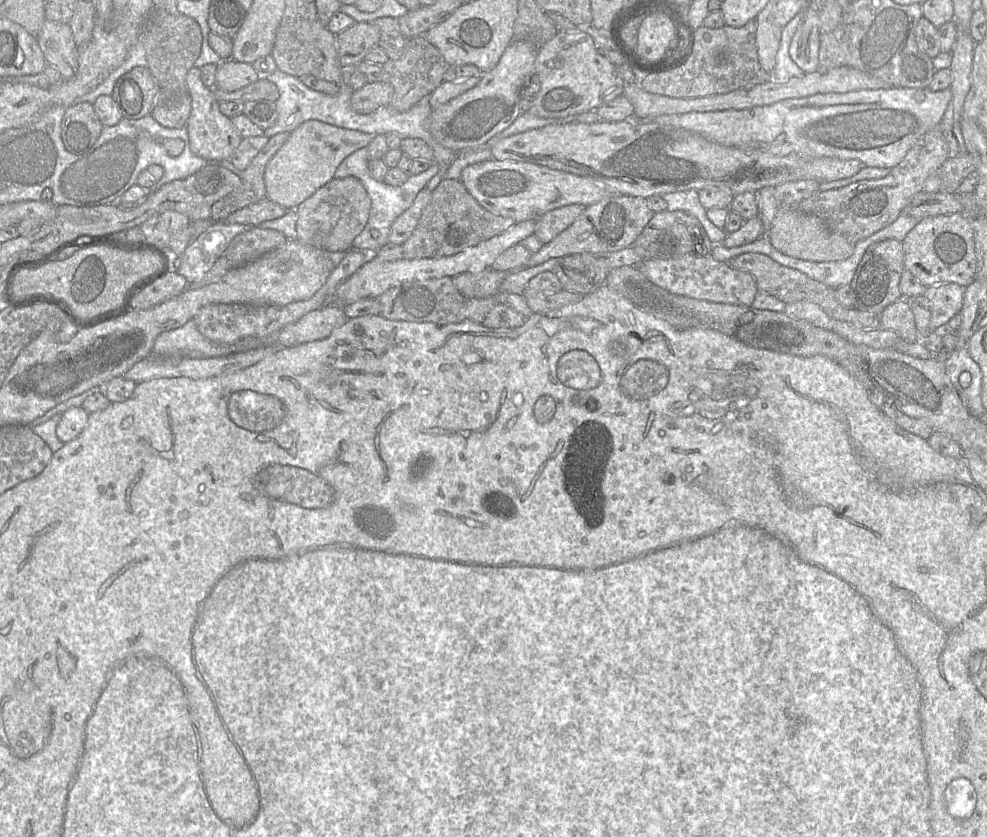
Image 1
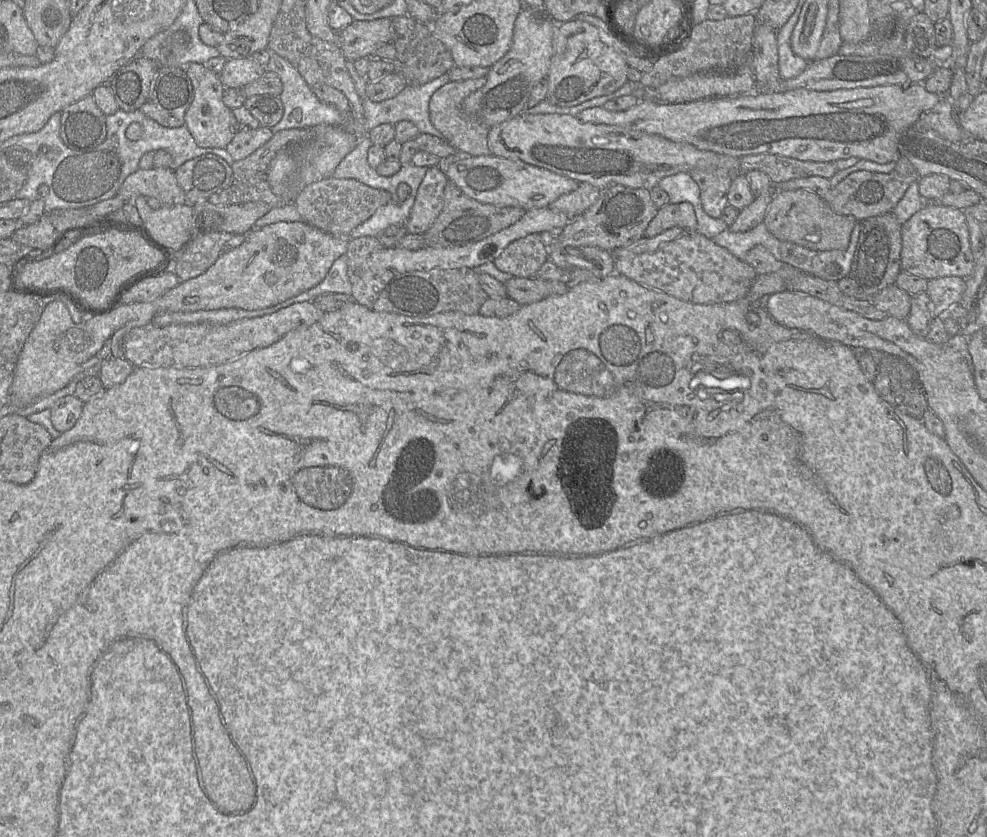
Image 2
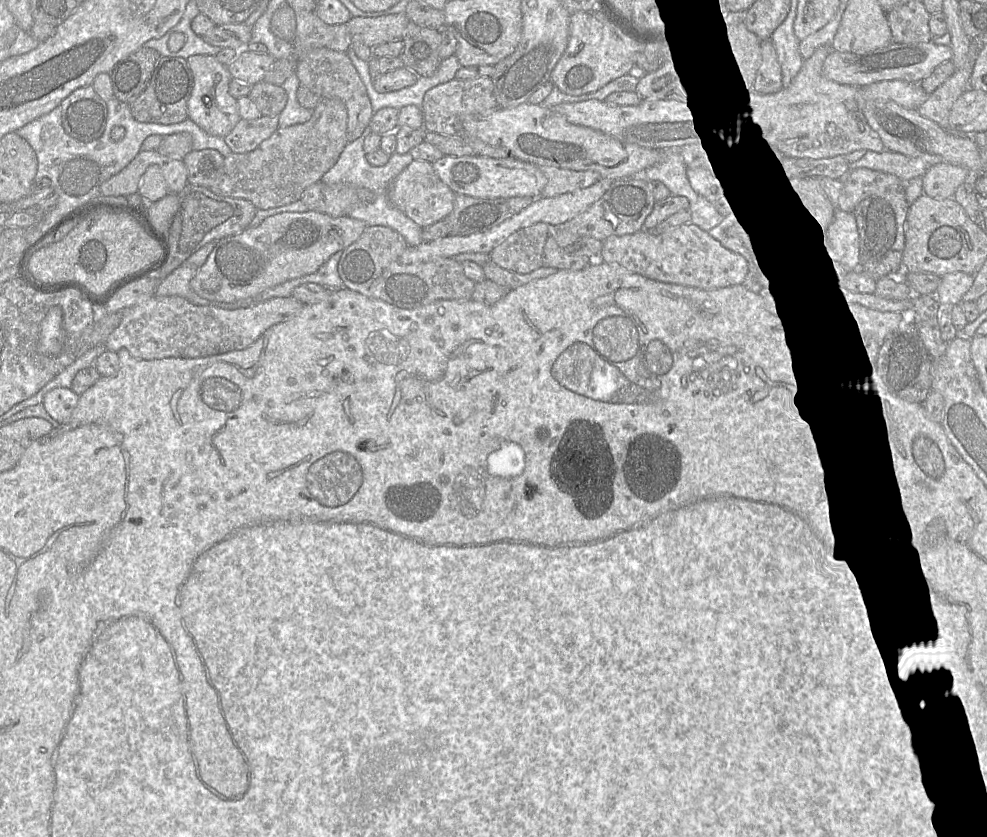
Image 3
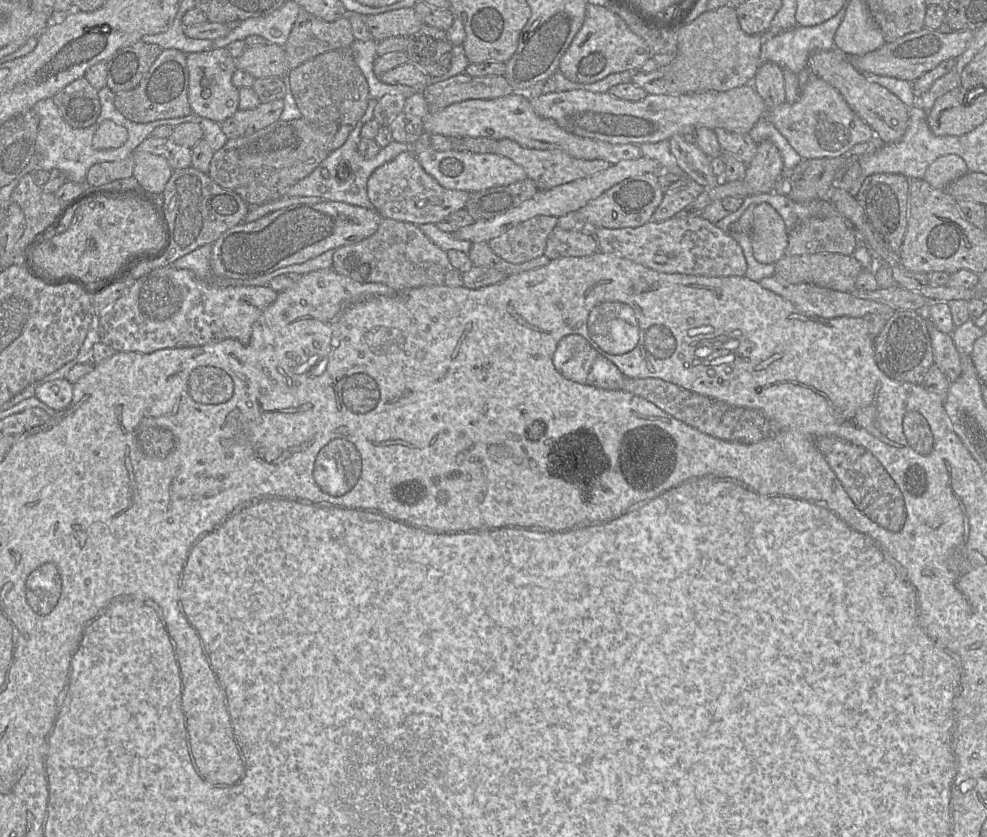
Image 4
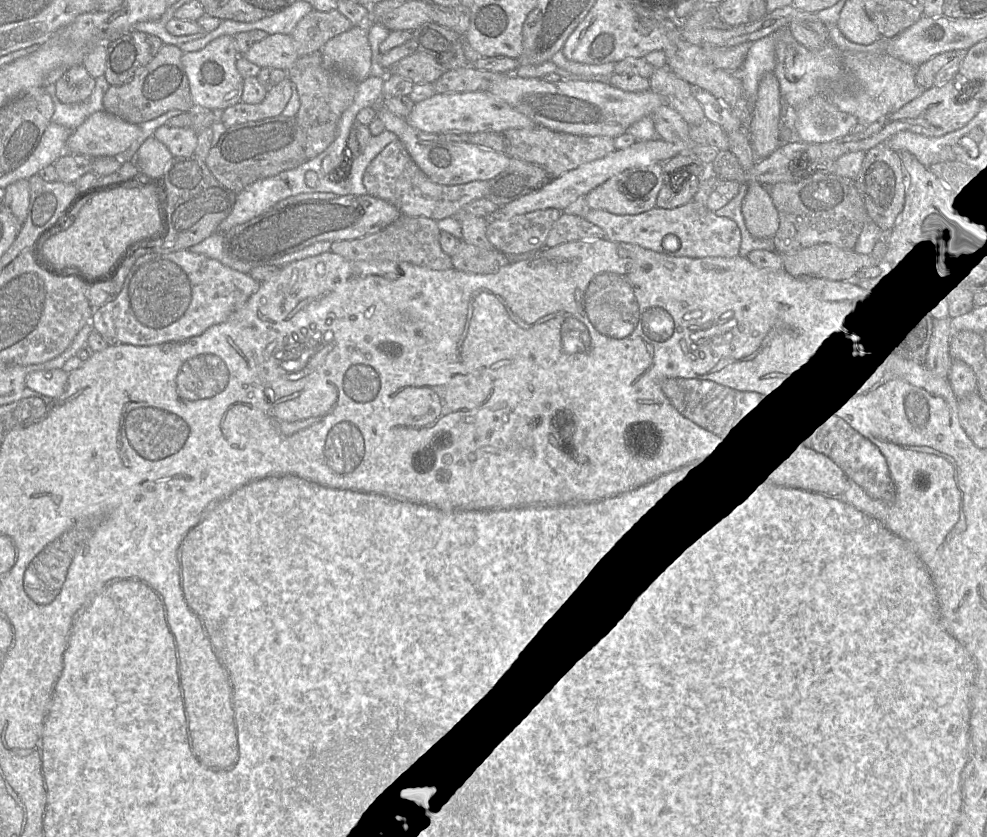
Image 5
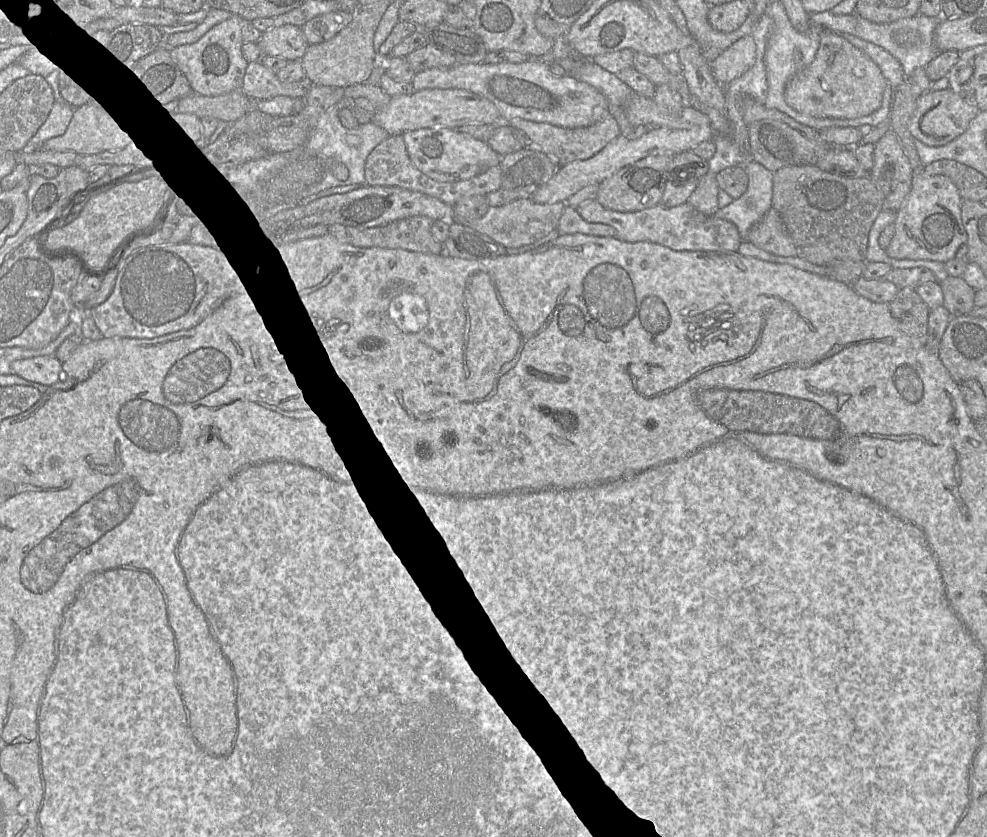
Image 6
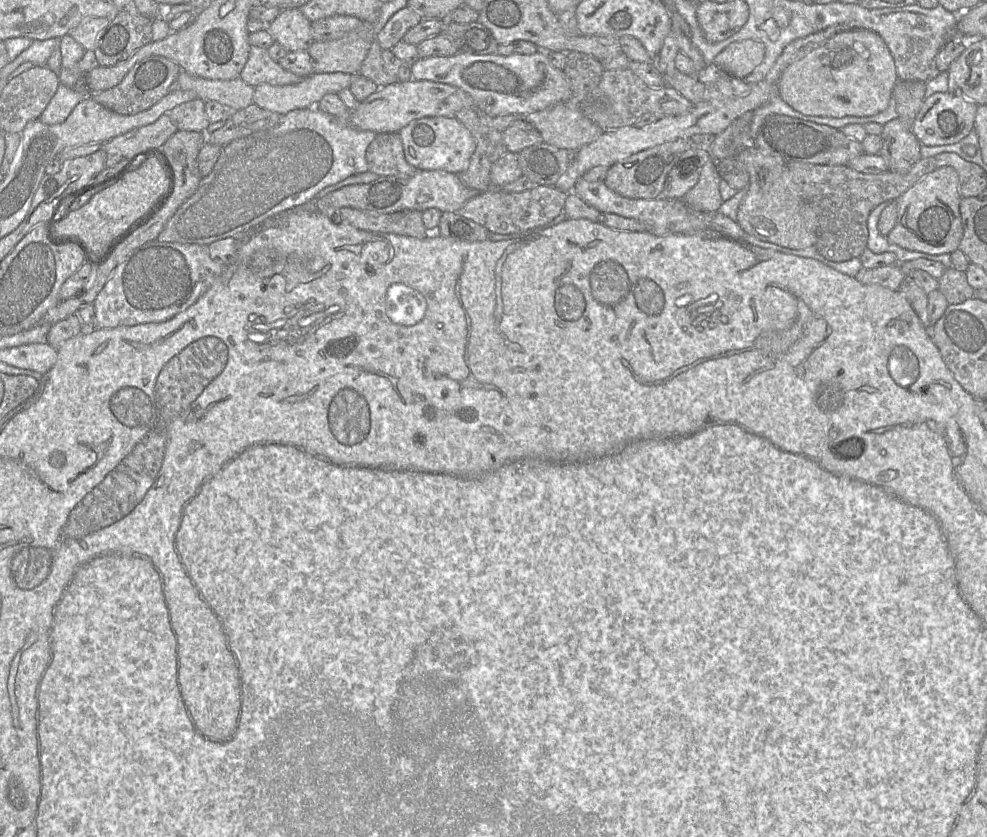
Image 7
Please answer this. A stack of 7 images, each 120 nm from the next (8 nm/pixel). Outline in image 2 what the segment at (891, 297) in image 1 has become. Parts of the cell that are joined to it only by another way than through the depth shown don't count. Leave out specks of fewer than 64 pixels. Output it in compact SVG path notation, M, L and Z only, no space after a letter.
M892 212L873 216L858 223L861 224L861 230L849 277L865 297L870 299L885 287L895 284L901 272L902 224Z

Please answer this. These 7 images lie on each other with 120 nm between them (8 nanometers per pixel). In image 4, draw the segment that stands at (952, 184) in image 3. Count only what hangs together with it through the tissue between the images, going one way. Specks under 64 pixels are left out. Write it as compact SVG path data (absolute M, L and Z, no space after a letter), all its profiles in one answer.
M955 154L943 155L935 159L927 168L924 180L932 187L946 187L968 172L965 161Z

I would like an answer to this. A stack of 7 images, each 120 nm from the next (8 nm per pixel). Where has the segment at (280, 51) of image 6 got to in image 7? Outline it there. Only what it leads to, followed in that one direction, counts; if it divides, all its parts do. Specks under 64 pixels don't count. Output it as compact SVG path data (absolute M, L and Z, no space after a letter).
M297 8L281 10L267 31L288 52L308 51L314 42L311 21Z

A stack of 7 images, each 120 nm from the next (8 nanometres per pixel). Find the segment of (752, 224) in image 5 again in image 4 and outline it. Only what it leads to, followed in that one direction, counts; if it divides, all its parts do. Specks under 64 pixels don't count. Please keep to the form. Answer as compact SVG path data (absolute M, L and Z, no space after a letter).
M768 203L753 210L751 246L755 259L763 264L775 264L785 255L788 232L780 214Z

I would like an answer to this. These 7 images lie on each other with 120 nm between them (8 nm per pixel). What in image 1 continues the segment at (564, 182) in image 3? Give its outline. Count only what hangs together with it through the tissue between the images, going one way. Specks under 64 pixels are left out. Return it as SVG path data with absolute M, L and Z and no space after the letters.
M571 204L546 212L538 218L534 235L545 245L566 230L586 207Z

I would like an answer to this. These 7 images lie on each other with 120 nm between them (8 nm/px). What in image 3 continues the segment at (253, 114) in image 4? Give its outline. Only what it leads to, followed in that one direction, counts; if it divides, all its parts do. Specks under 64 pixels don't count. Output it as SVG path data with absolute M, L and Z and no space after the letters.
M279 116L240 119L223 139L232 153L247 153L256 149L279 128Z

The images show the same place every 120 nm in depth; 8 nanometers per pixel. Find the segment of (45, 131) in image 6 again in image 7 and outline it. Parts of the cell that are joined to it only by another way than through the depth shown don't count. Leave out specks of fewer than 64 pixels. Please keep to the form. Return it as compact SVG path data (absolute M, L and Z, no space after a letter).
M60 83L39 120L47 125L61 124L86 97L91 95L83 95Z

